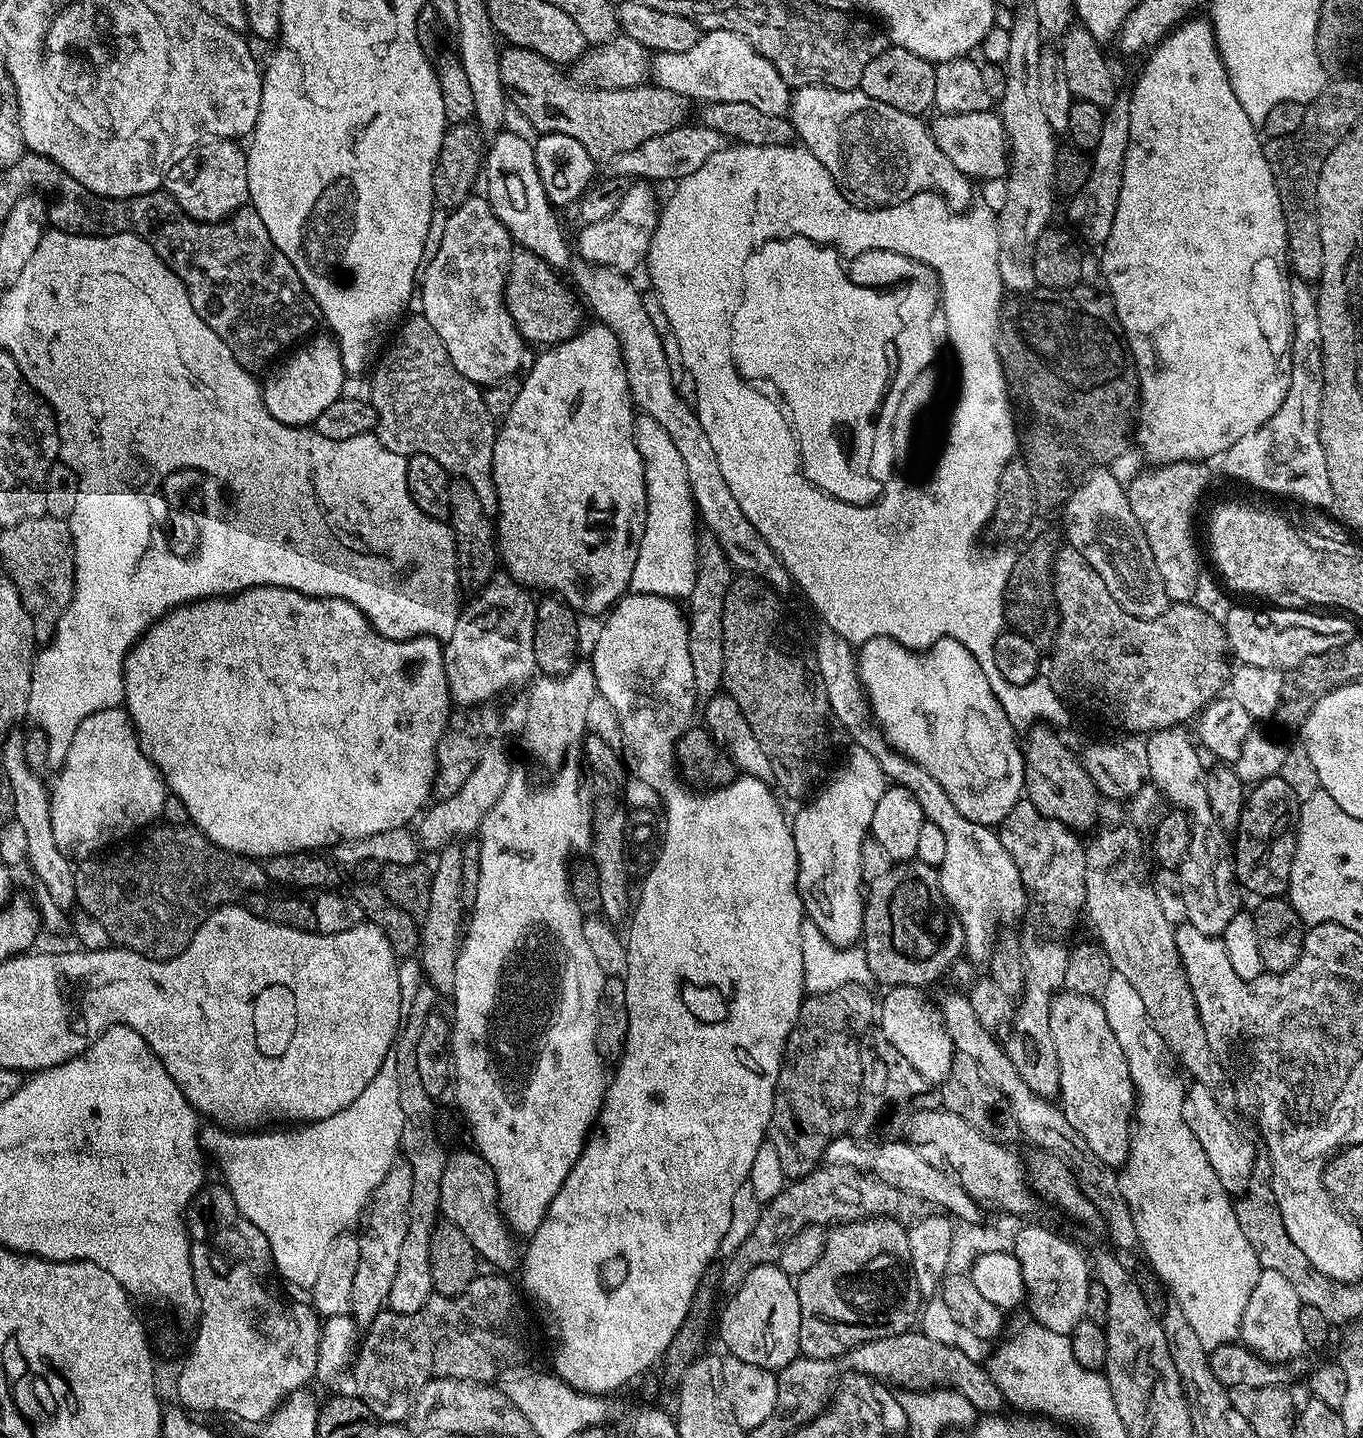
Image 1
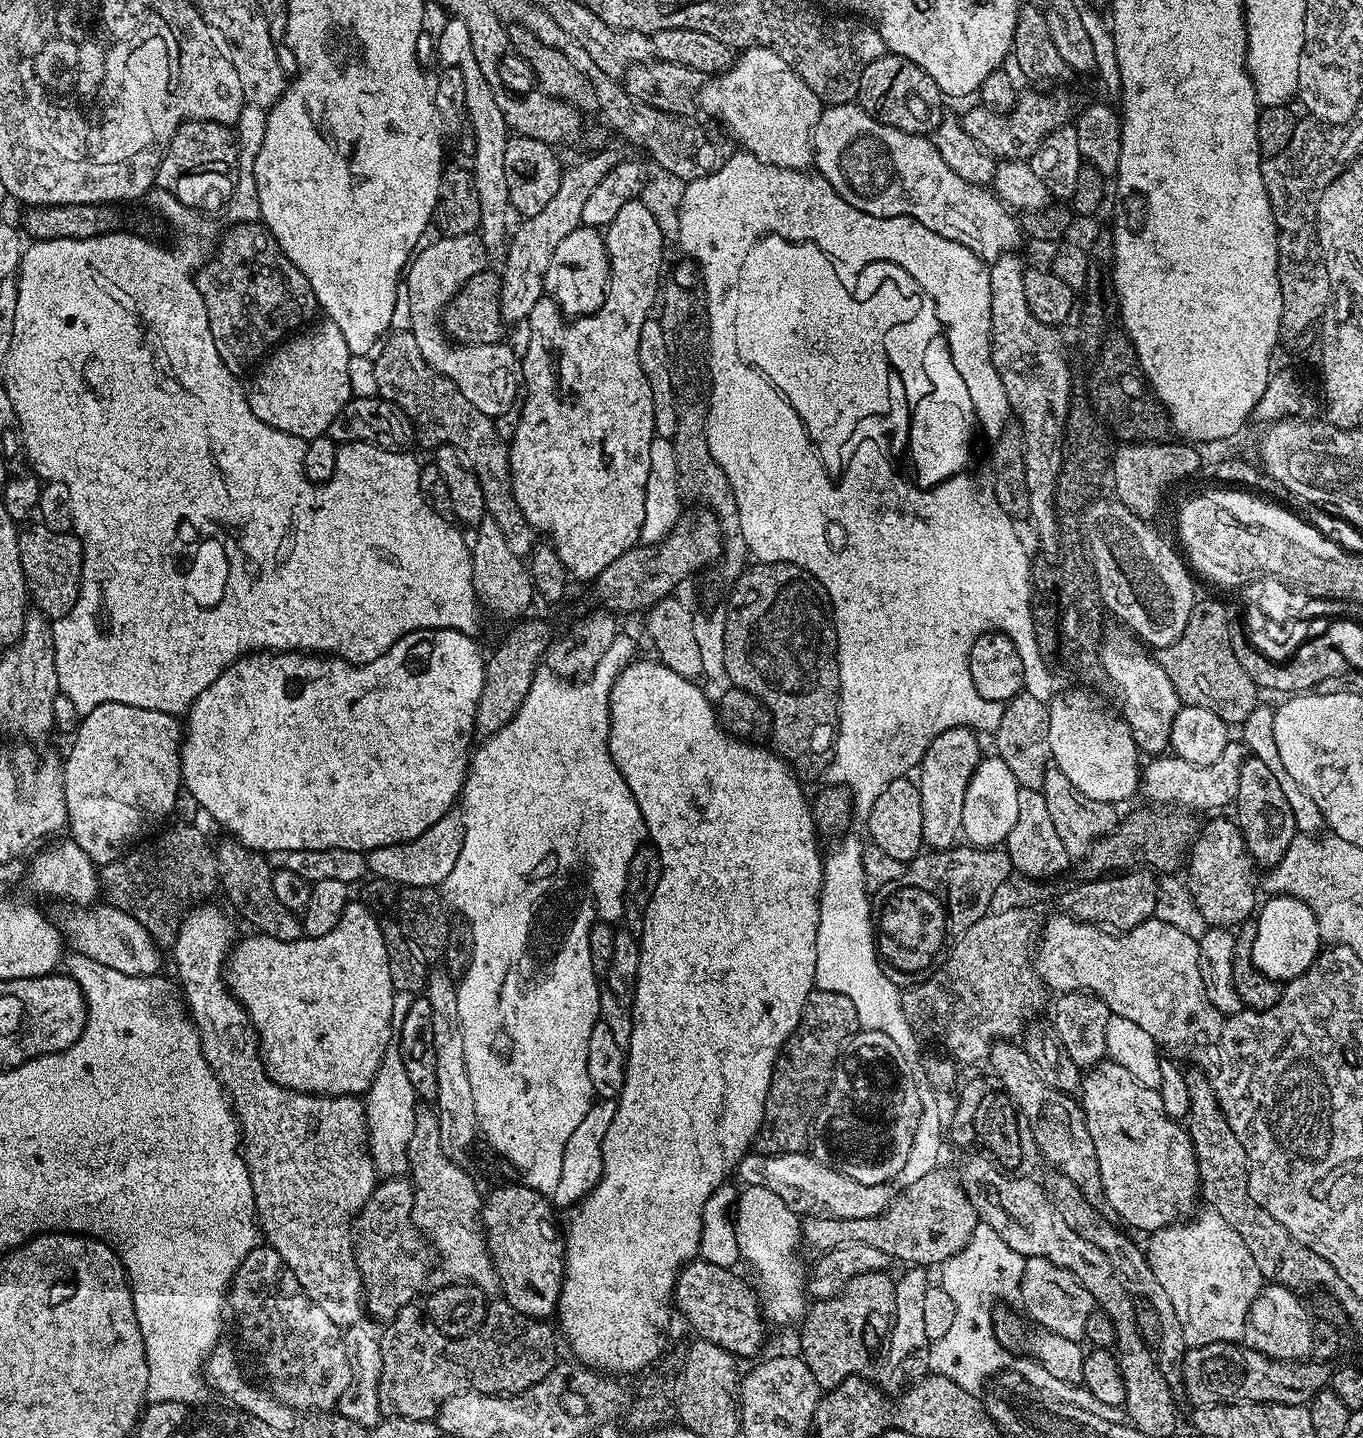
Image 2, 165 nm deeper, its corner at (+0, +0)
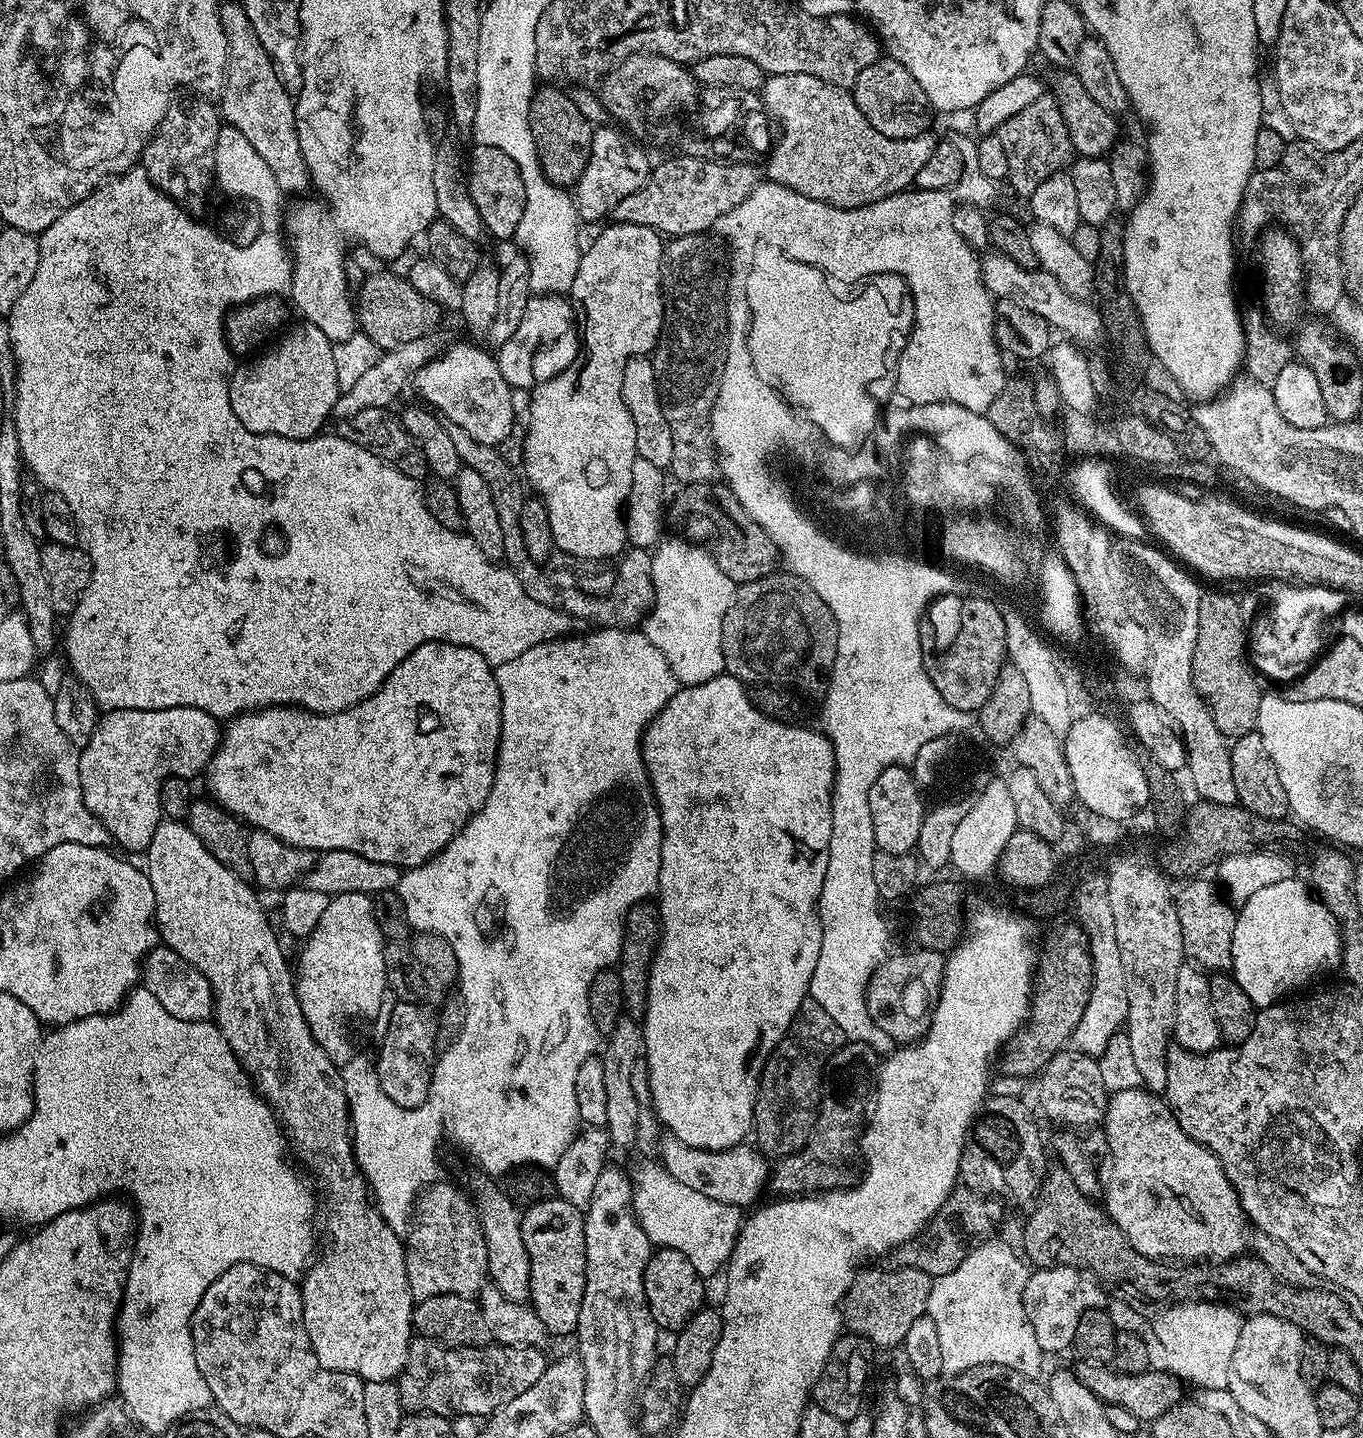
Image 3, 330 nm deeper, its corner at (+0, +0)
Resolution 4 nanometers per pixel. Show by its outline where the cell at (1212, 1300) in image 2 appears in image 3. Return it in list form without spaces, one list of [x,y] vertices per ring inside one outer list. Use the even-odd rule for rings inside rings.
[[[1207,1300],[1174,1304],[1151,1321],[1152,1332],[1164,1355],[1163,1367],[1183,1381],[1190,1380],[1199,1389],[1228,1387],[1230,1358],[1234,1358],[1234,1346],[1238,1346],[1241,1323],[1241,1313],[1235,1307]]]

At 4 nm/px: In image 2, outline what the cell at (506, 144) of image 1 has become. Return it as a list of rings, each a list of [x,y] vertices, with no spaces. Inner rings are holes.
[[[640,198],[626,202],[626,206],[622,206],[622,210],[618,210],[618,214],[614,214],[614,218],[606,225],[606,233],[603,237],[611,272],[603,306],[596,313],[581,316],[571,322],[566,322],[560,309],[556,307],[555,300],[551,298],[541,298],[538,302],[534,302],[534,310],[530,310],[526,321],[528,349],[525,350],[524,356],[522,352],[522,384],[523,387],[524,384],[528,387],[528,397],[525,398],[524,404],[522,400],[518,434],[514,434],[508,450],[514,498],[518,498],[518,506],[522,506],[522,514],[526,514],[526,522],[530,522],[530,526],[537,533],[545,532],[548,535],[545,537],[554,546],[554,550],[563,562],[569,577],[576,579],[577,576],[578,579],[585,580],[585,582],[595,580],[598,574],[602,574],[602,570],[606,570],[606,566],[610,566],[610,562],[614,562],[614,558],[618,558],[626,550],[640,544],[642,518],[646,518],[646,478],[650,474],[650,442],[657,437],[652,387],[648,381],[648,373],[644,372],[640,365],[638,334],[642,334],[642,322],[650,319],[658,304],[658,293],[662,288],[662,273],[665,271],[664,246],[666,246],[666,239],[658,230],[657,219],[650,214],[644,205],[644,200]]]

